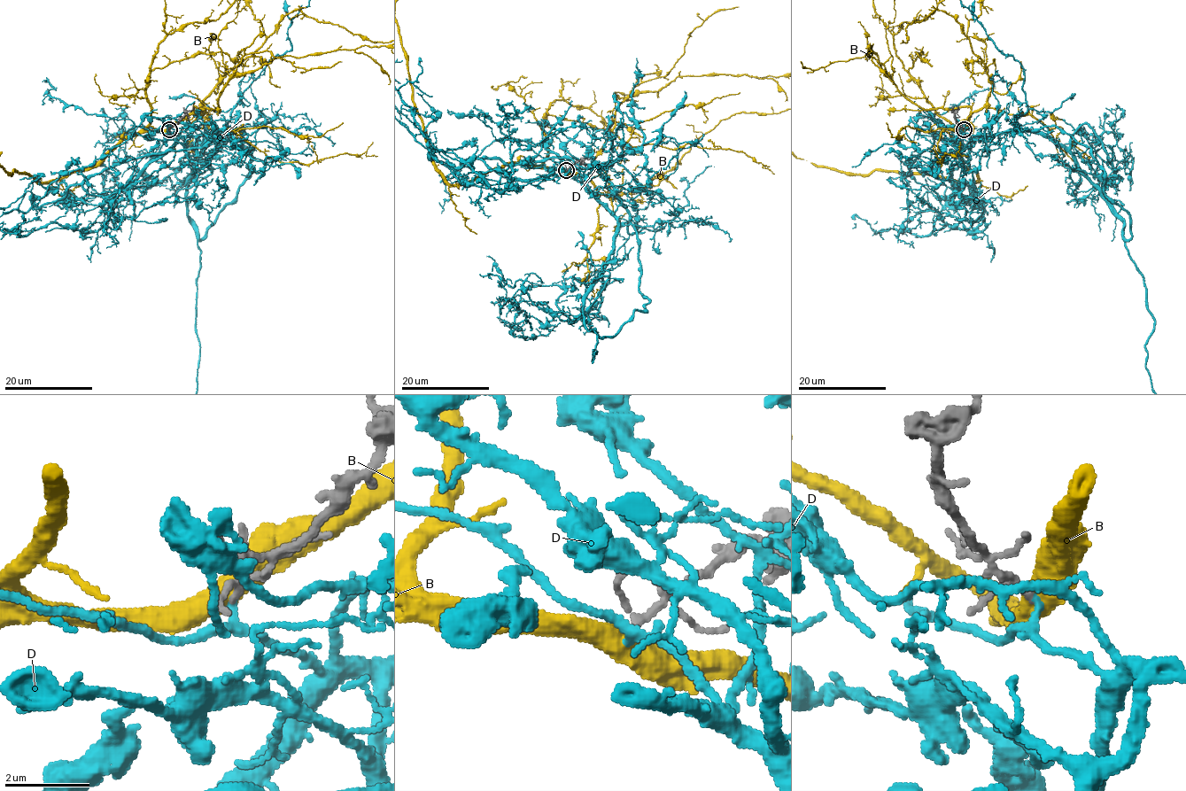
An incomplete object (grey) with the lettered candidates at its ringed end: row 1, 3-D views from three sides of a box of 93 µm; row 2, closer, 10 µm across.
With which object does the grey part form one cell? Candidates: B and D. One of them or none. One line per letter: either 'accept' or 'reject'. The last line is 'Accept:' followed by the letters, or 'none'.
B: reject
D: accept
Accept: D

